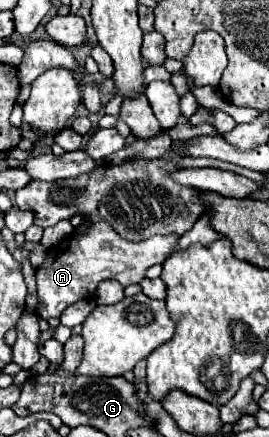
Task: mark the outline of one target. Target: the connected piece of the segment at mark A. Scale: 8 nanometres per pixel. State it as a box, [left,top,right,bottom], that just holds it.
[36,222,179,318]

